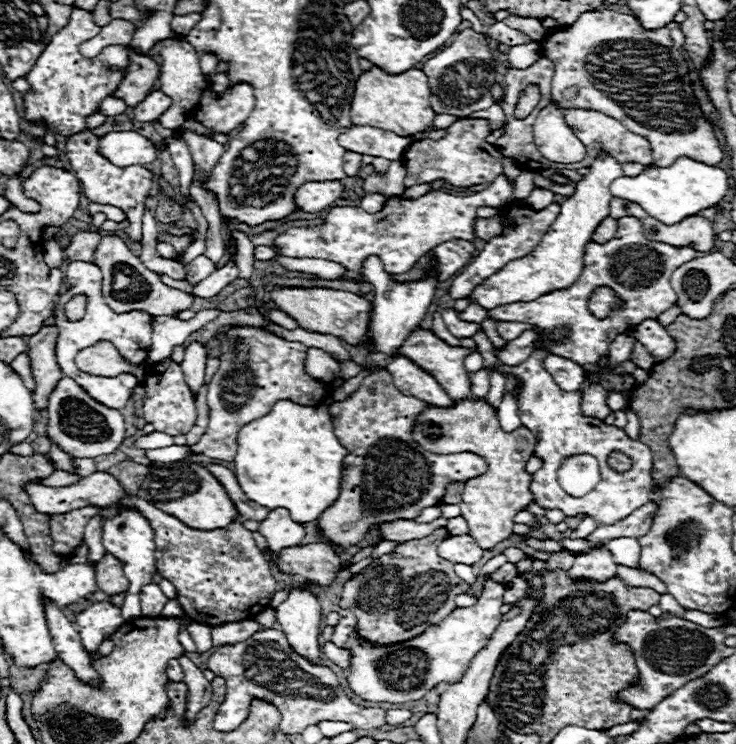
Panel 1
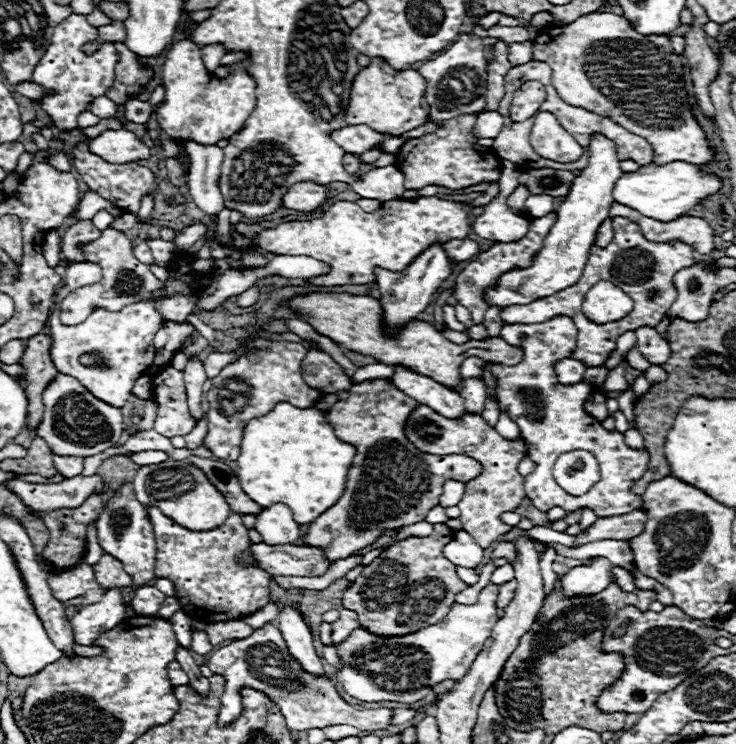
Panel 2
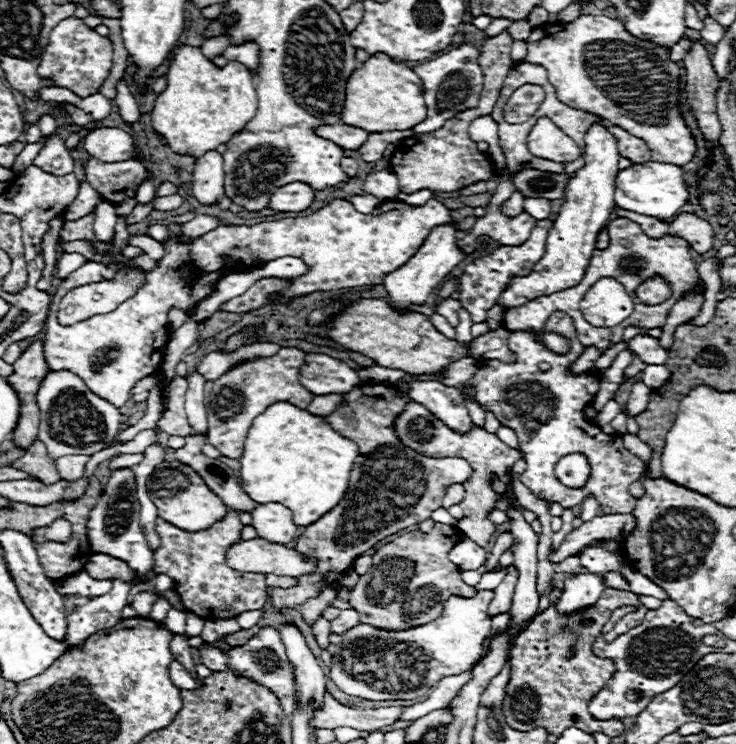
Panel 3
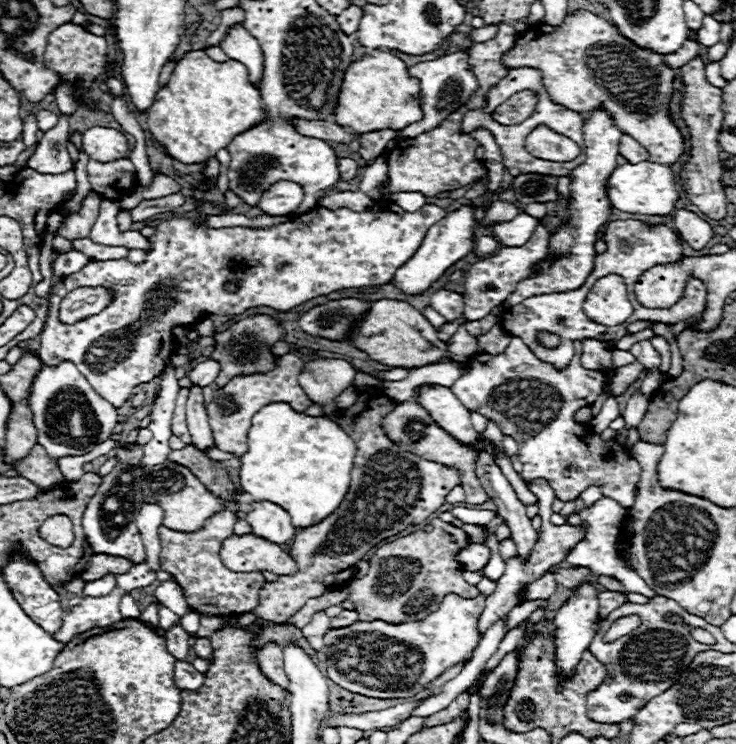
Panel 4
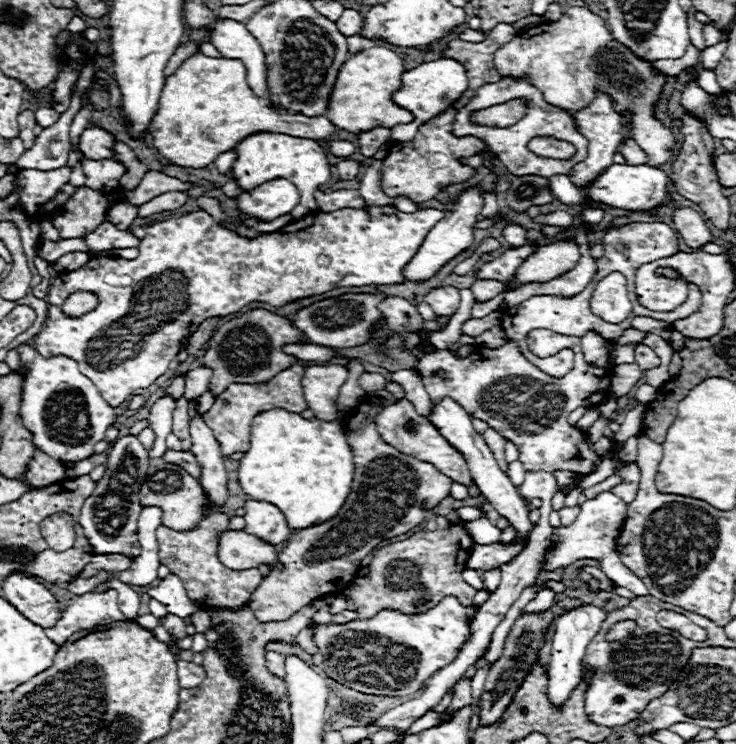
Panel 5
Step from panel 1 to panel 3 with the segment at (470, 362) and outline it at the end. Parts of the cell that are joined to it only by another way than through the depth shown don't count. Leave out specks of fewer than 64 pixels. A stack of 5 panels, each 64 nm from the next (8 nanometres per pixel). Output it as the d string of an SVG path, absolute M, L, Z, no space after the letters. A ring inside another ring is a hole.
M464 357L449 364L440 374L416 374L413 377L418 380L436 380L456 388L456 386L464 384L468 378L472 378L472 374L476 373L479 364L480 361L473 357Z

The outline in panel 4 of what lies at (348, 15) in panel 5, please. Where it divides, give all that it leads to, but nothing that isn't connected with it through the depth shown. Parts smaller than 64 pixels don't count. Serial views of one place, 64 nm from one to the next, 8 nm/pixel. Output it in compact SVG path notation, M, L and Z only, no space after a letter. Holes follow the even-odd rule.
M348 6L344 10L344 14L338 16L340 30L344 30L344 34L348 34L348 36L358 30L360 20L362 20L362 8L358 8L358 6Z

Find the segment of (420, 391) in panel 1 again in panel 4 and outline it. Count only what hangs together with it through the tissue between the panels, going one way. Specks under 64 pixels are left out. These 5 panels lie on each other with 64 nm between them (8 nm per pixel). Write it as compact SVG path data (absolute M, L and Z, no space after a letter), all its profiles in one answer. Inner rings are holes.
M424 386L420 404L428 410L434 422L462 444L476 444L480 434L470 424L470 412L444 386Z

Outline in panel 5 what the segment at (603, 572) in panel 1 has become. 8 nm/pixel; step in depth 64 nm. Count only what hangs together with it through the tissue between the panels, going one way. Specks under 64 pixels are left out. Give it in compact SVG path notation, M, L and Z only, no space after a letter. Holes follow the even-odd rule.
M590 604L580 610L570 610L568 614L562 614L560 618L556 618L550 662L548 662L548 700L554 706L562 706L570 698L572 690L580 684L580 662L584 658L586 646L598 634L600 624L606 620L606 616L608 614L602 608Z

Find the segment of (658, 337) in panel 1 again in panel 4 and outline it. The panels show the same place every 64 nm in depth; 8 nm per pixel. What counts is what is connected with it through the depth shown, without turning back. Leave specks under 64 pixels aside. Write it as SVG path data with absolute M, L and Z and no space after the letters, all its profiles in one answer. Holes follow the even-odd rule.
M642 340L642 342L636 342L630 352L636 356L636 360L644 366L644 370L650 370L650 368L658 368L660 366L660 354L652 348L652 344L648 340Z

